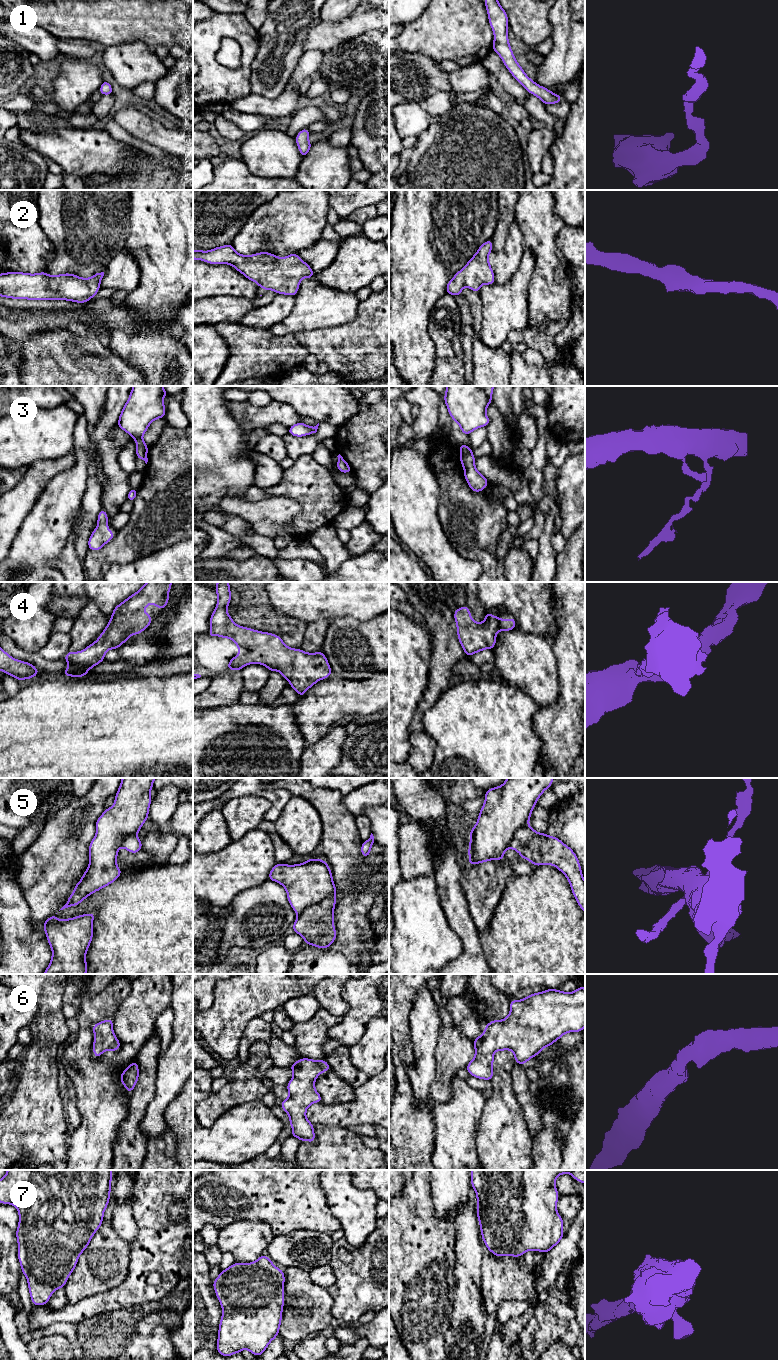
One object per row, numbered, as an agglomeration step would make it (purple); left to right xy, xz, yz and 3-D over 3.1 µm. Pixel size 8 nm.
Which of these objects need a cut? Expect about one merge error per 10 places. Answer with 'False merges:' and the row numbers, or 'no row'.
False merges: 3, 5

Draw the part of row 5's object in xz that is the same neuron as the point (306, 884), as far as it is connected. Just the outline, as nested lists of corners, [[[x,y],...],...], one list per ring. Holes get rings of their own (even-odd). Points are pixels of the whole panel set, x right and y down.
[[[307,859],[294,865],[276,863],[268,880],[285,888],[288,902],[297,914],[337,892],[330,867],[323,859]]]

